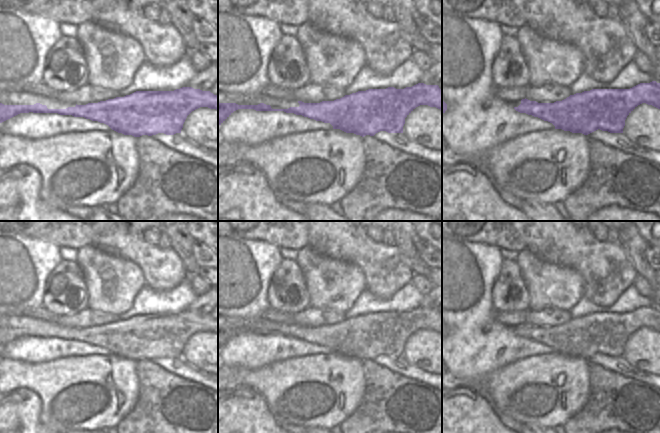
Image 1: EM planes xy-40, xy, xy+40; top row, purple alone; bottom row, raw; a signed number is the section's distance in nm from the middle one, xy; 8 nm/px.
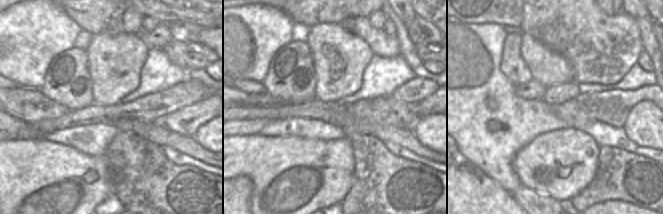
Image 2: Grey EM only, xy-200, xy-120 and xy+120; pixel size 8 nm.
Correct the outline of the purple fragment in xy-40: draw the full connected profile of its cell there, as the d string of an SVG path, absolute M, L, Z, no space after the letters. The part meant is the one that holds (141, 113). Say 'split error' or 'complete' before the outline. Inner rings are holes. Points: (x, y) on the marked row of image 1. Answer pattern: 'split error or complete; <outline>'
complete; M192 87L174 91L136 91L98 103L66 109L48 109L46 105L4 105L0 103L0 123L20 113L58 113L84 117L108 125L124 135L140 137L181 133L187 116L200 107L218 110L218 95Z

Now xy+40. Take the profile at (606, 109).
complete; M656 81L640 83L630 89L592 89L554 103L538 103L525 98L514 109L548 121L555 129L588 135L598 129L610 133L623 133L627 116L642 103L660 109L660 83Z

